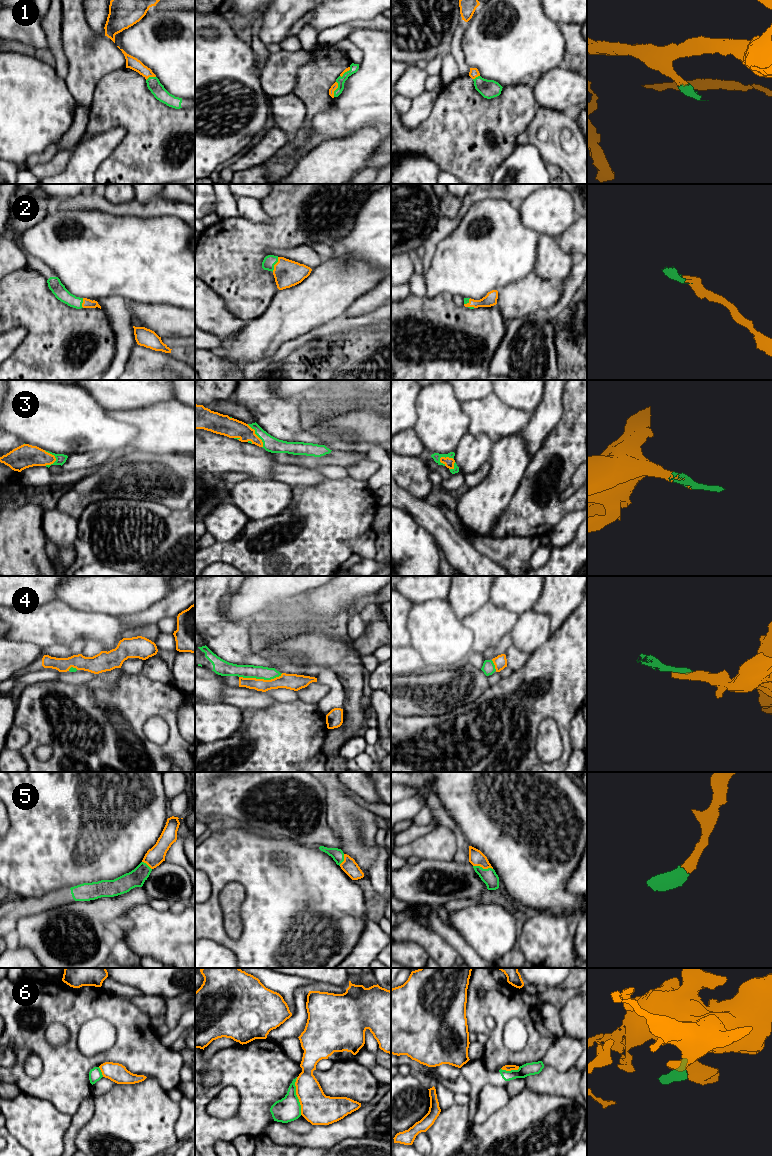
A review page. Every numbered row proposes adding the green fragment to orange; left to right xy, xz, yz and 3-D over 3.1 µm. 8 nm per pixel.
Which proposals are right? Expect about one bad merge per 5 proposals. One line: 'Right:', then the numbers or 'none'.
Right: 1, 2, 3, 4, 5

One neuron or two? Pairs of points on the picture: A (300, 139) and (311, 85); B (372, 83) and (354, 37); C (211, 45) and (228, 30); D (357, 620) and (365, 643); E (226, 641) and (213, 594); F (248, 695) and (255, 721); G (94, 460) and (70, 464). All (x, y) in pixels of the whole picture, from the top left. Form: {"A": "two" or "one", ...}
{"A": "one", "B": "one", "C": "one", "D": "two", "E": "one", "F": "two", "G": "one"}

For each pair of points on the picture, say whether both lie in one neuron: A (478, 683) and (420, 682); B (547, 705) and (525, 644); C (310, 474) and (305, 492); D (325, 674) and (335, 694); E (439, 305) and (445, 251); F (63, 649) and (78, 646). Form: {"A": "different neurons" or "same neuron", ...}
{"A": "same neuron", "B": "different neurons", "C": "different neurons", "D": "same neuron", "E": "different neurons", "F": "same neuron"}

